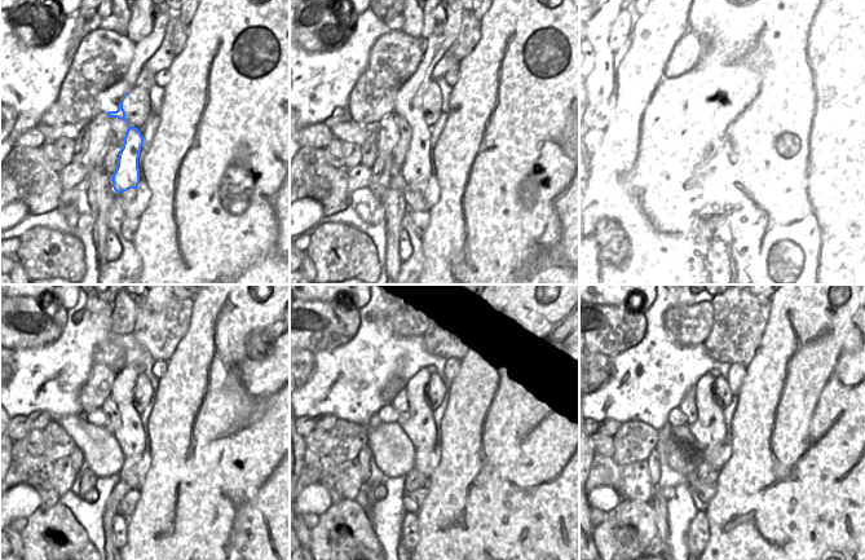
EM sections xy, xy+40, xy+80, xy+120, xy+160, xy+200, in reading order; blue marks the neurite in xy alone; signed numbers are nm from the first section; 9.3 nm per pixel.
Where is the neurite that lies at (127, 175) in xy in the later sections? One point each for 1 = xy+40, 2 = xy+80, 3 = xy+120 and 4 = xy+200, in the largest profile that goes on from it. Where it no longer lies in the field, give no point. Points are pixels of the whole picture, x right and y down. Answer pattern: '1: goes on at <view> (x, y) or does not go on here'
1: goes on at xy+40 (416, 166)
2: goes on at xy+80 (709, 153)
3: goes on at xy+120 (131, 436)
4: goes on at xy+200 (709, 428)

